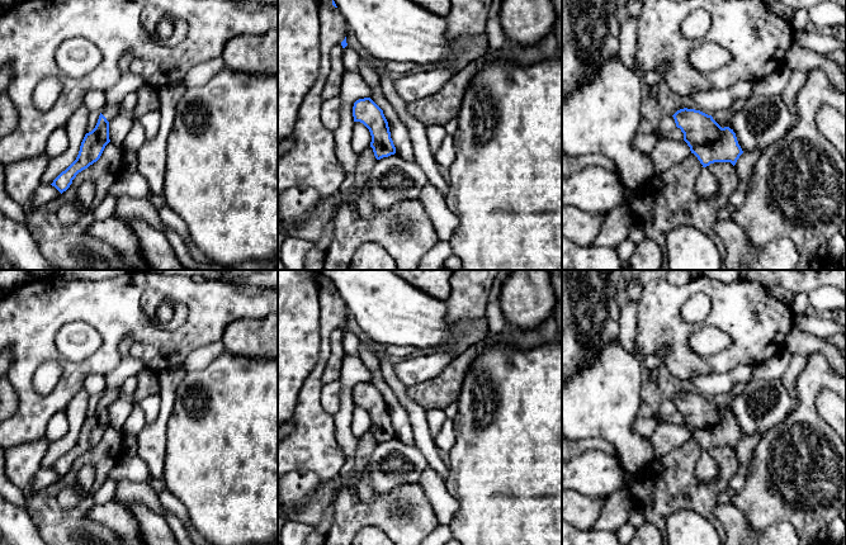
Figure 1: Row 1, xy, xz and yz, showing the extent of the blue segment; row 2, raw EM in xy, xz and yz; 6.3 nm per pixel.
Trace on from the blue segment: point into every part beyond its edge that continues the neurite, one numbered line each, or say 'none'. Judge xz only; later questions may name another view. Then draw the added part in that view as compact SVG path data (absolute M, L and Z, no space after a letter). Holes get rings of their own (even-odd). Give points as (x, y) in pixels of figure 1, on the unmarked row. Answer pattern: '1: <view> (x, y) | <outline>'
none

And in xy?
1: xy (127, 368) | M123 355L119 365L104 374L105 390L100 395L110 407L120 397L120 388L123 382L129 376L136 376L143 369L143 362L132 360L128 355Z

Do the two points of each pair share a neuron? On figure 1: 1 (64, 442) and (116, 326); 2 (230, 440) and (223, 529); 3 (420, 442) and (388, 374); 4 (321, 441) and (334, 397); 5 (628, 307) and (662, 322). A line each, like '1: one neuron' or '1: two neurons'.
1: two neurons
2: one neuron
3: one neuron
4: two neurons
5: two neurons

